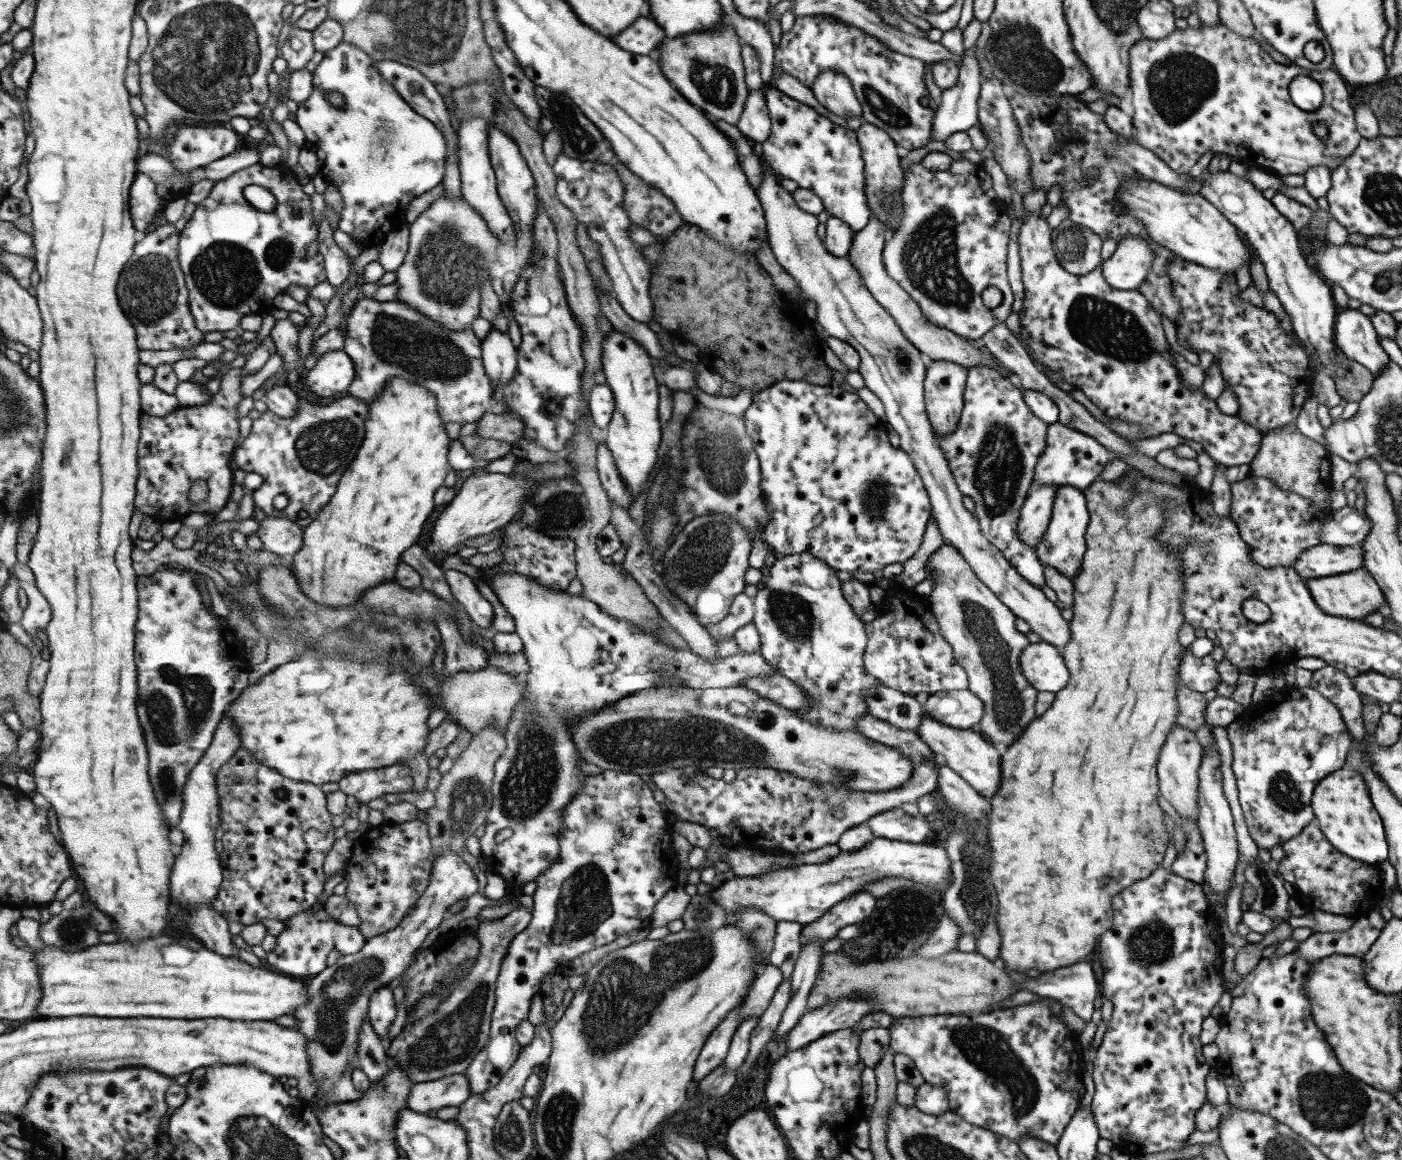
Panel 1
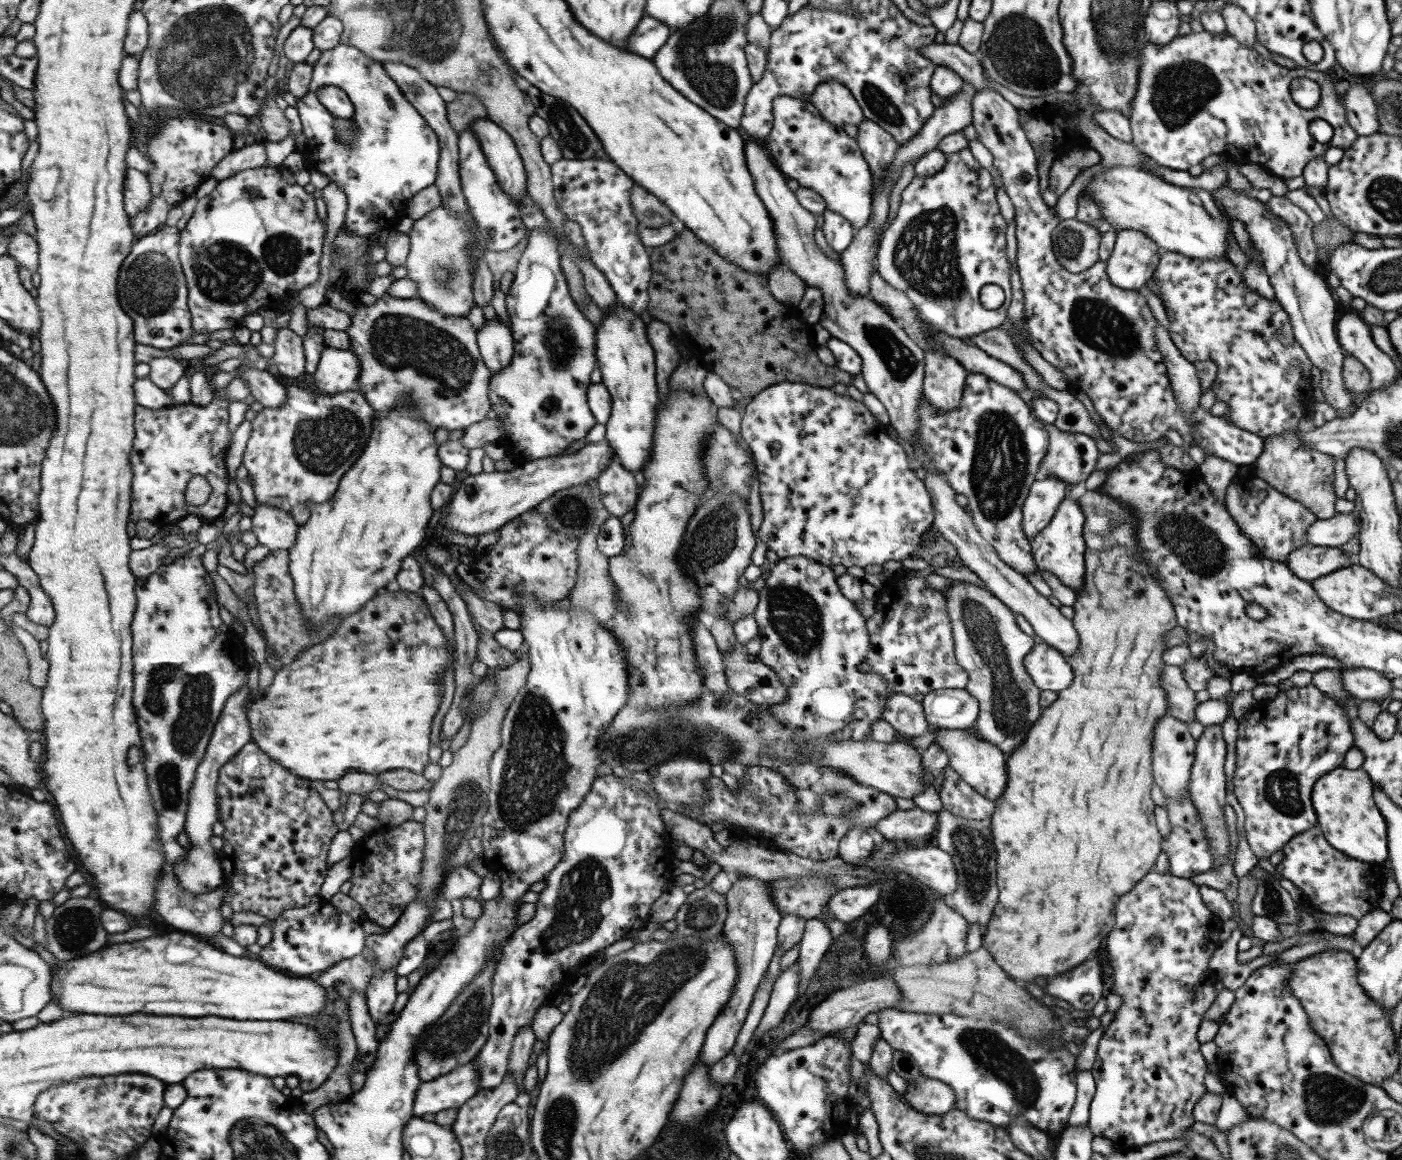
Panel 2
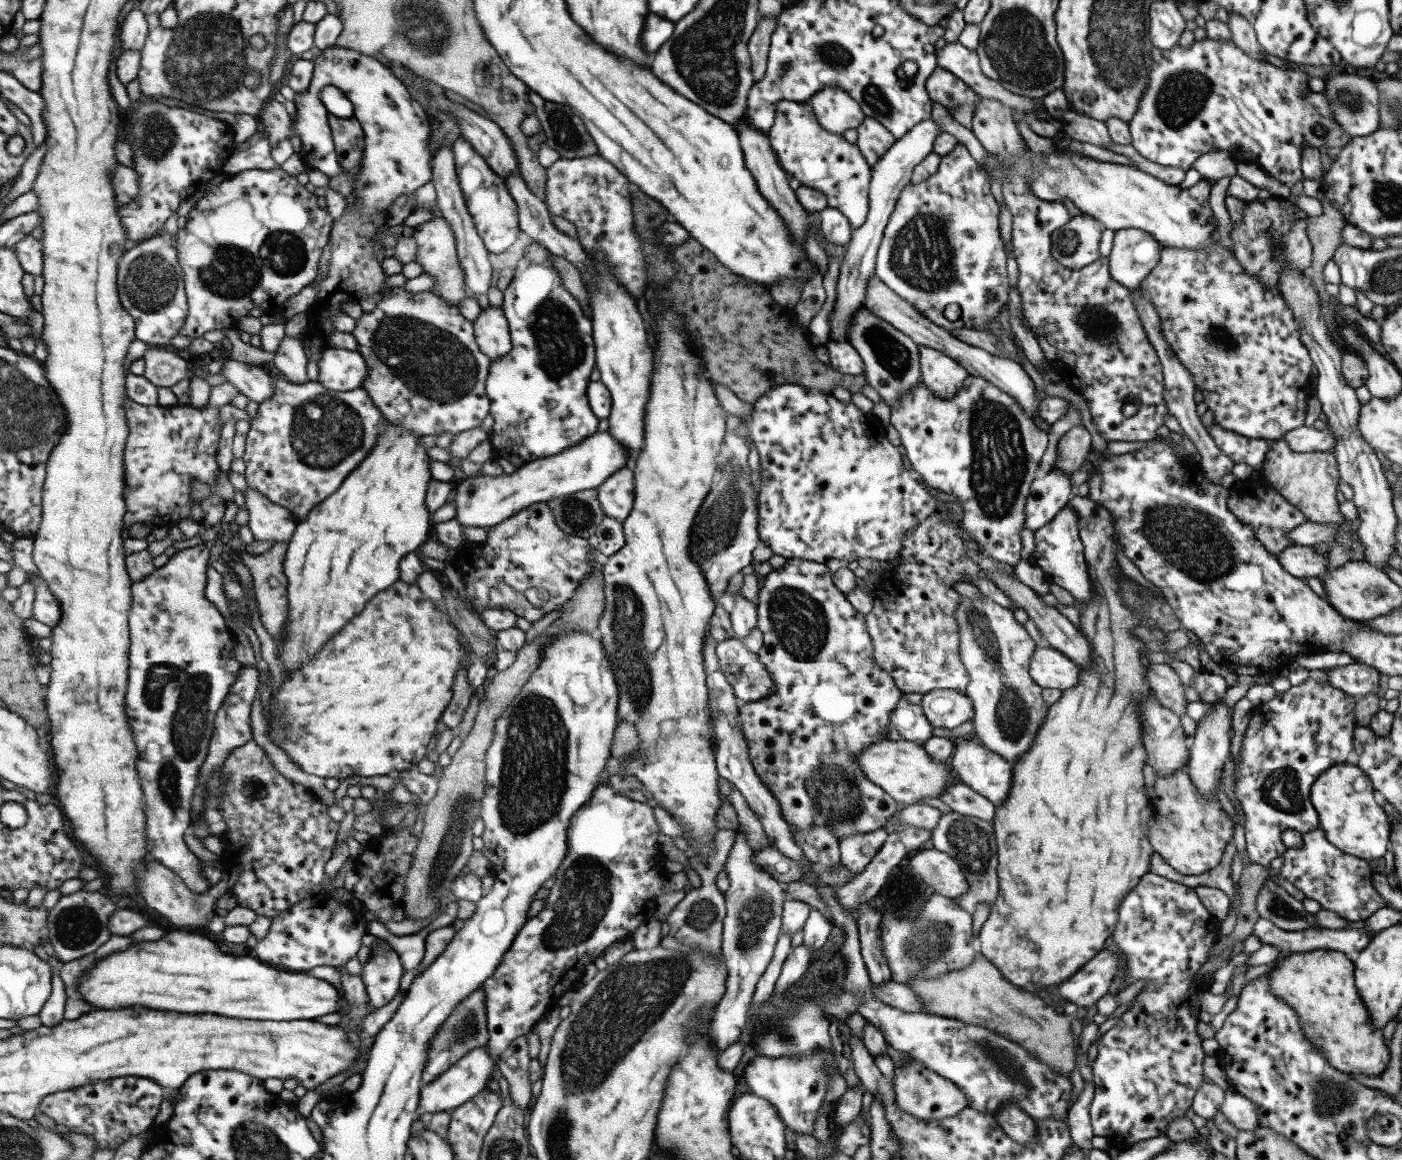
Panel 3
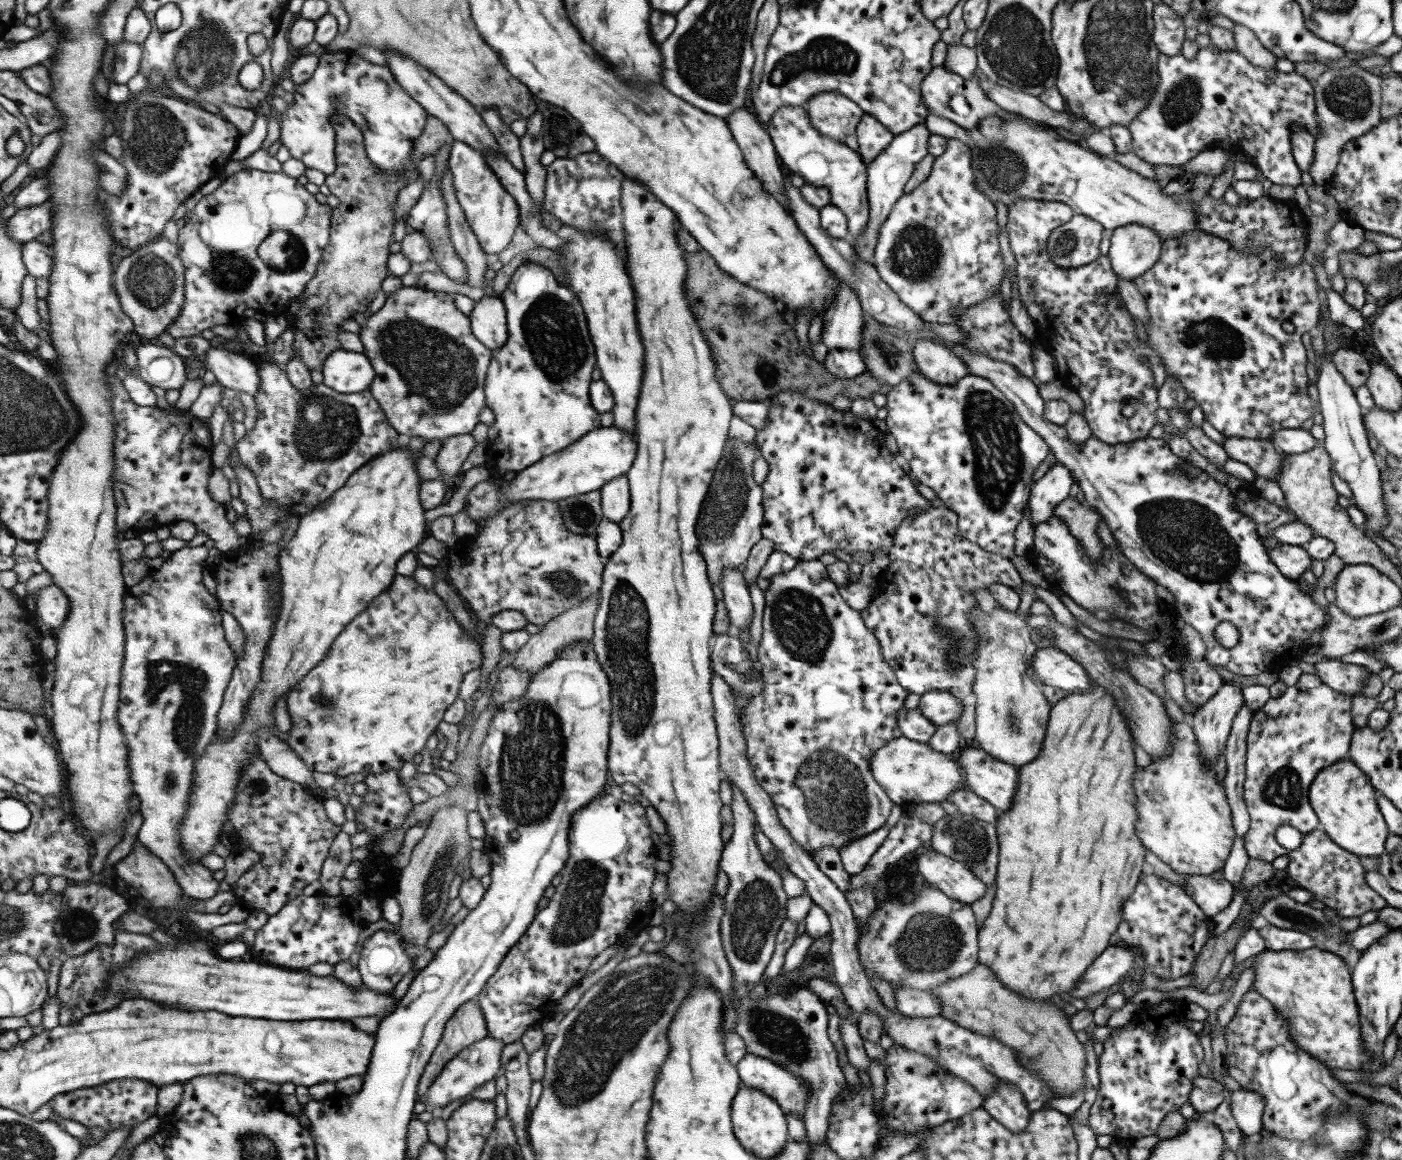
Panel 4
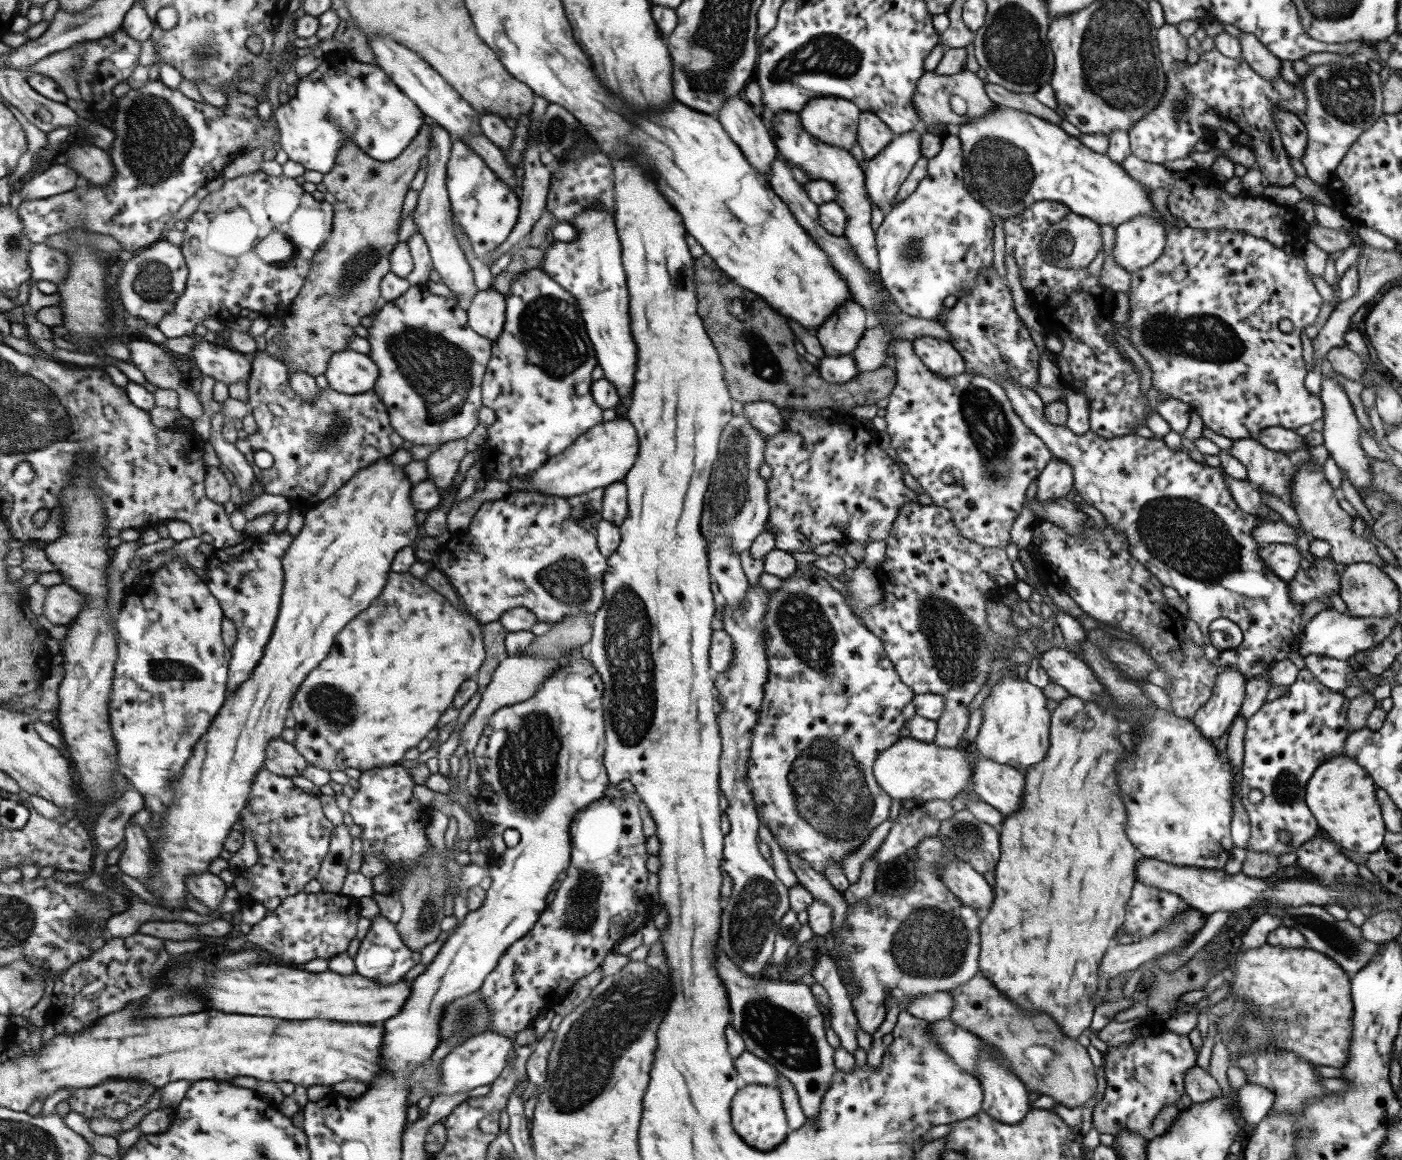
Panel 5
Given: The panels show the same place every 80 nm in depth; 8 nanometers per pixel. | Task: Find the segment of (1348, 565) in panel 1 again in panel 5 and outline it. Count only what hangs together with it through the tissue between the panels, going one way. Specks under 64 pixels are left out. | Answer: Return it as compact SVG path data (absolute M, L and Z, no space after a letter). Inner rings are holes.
M1268 544L1257 549L1261 562L1281 580L1291 580L1299 569L1299 551L1290 544Z

